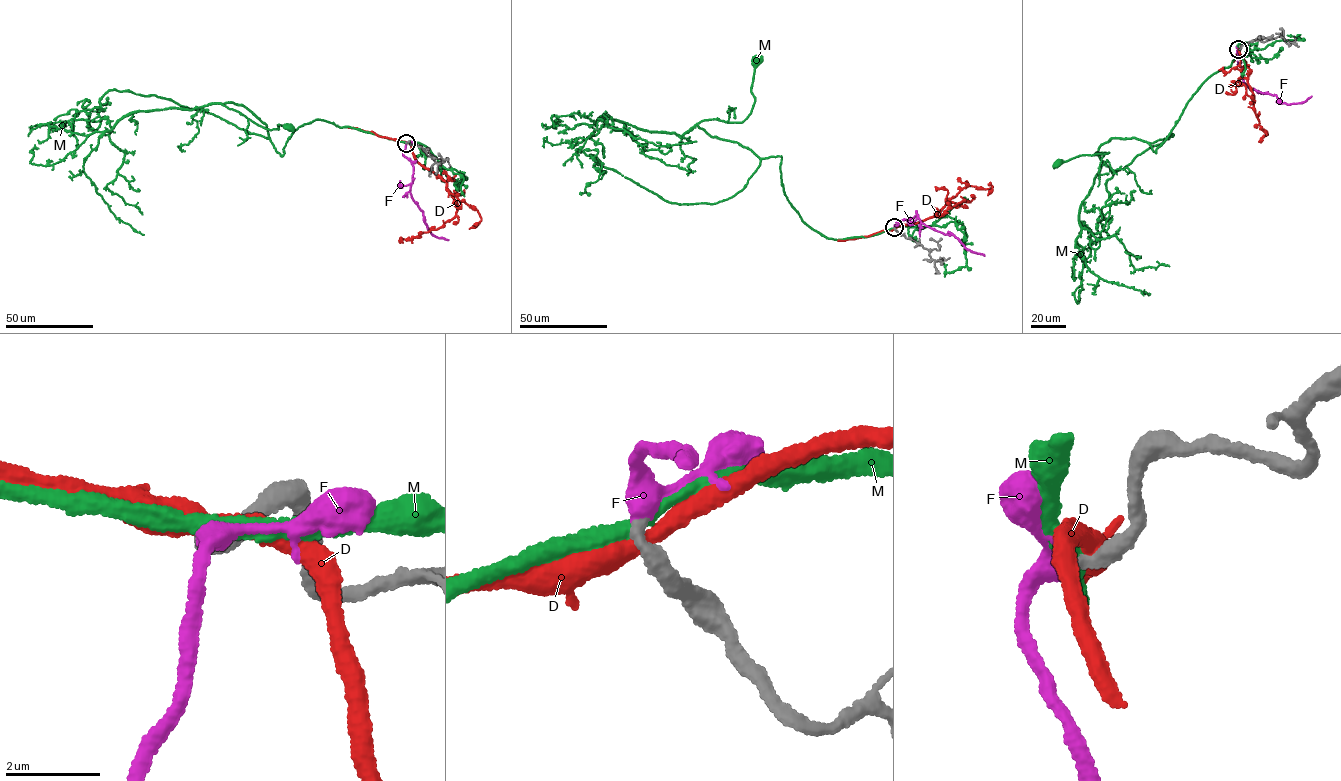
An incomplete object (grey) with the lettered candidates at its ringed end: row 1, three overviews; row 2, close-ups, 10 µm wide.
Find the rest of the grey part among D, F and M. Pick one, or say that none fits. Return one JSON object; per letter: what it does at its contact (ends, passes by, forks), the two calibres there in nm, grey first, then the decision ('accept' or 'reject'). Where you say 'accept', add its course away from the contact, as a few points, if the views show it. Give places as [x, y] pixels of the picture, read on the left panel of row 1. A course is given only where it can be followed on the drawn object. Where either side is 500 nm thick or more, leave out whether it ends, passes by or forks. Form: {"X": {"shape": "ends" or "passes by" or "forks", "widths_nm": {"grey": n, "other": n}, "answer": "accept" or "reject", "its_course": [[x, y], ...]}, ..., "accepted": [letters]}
{"D": {"shape": "passes by", "widths_nm": {"grey": 400, "other": 420}, "answer": "reject"}, "F": {"shape": "passes by", "widths_nm": {"grey": 320, "other": 340}, "answer": "accept", "its_course": [[406, 143], [403, 155], [412, 165], [410, 191], [413, 198], [422, 210], [427, 228], [436, 237], [448, 240]]}, "M": {"shape": "passes by", "widths_nm": {"grey": 360, "other": 320}, "answer": "reject"}, "accepted": ["F"]}

